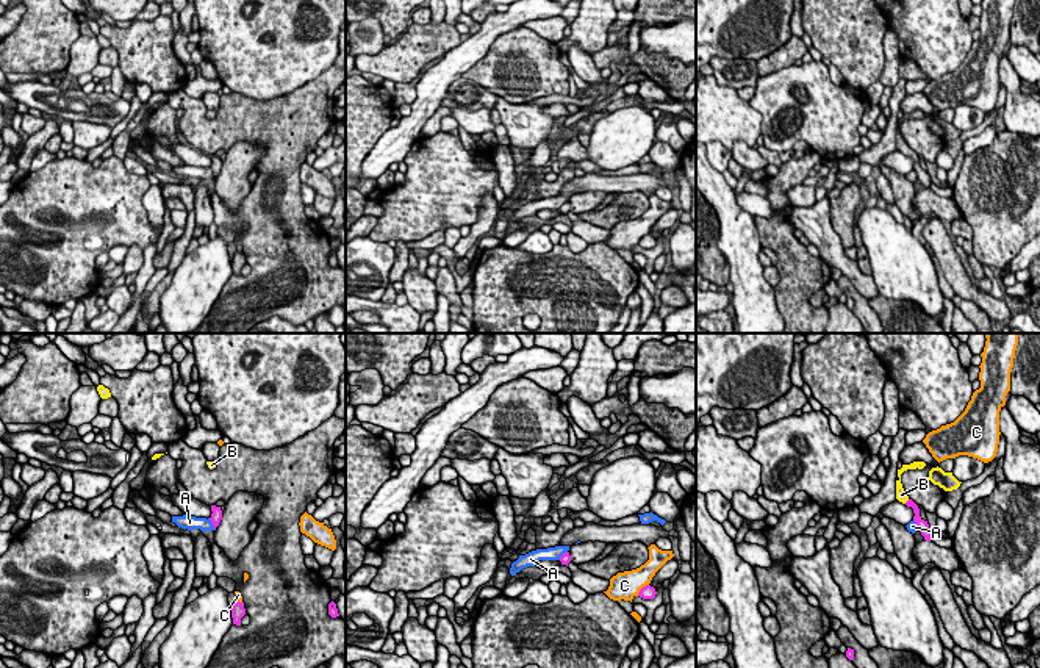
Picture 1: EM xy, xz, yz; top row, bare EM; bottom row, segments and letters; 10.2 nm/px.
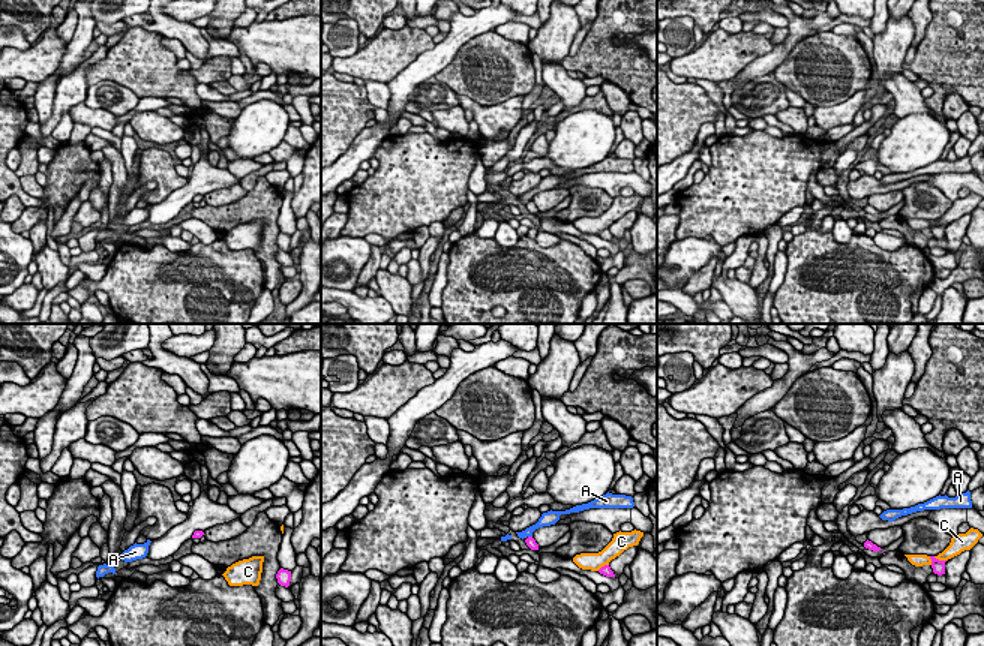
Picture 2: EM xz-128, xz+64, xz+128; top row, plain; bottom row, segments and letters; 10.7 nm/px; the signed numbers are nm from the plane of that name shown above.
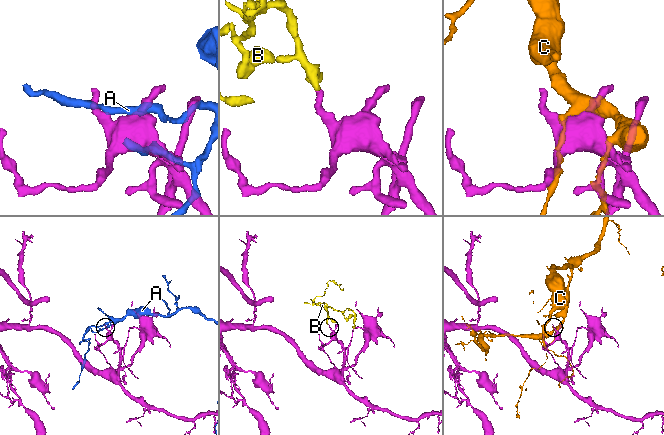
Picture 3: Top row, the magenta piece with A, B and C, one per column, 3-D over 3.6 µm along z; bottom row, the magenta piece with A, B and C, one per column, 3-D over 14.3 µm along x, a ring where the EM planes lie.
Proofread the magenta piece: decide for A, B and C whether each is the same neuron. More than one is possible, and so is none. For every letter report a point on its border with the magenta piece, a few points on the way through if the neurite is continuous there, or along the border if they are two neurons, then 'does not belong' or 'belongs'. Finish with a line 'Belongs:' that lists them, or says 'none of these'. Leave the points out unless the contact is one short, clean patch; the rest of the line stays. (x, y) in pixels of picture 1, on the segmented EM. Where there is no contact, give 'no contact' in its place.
A: contact xy (213, 524); border xy (208, 518), (215, 529); does not belong
B: contact yz (907, 501); way yz (917, 518), (917, 510), (907, 501), (901, 495); belongs
C: contact xz (641, 588); does not belong
Belongs: B

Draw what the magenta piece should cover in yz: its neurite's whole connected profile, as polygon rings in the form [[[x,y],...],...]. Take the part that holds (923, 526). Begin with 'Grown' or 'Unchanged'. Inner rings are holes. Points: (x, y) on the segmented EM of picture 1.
Grown. [[[913,461],[910,465],[902,465],[901,469],[898,469],[898,480],[896,480],[896,499],[902,504],[906,504],[907,507],[912,507],[913,508],[913,521],[916,523],[918,526],[918,530],[921,532],[921,535],[924,537],[926,541],[931,541],[931,527],[927,524],[927,521],[924,521],[921,516],[920,516],[920,508],[918,505],[907,496],[907,493],[904,491],[902,488],[902,483],[901,483],[901,474],[907,469],[923,469],[926,466],[924,461]]]

